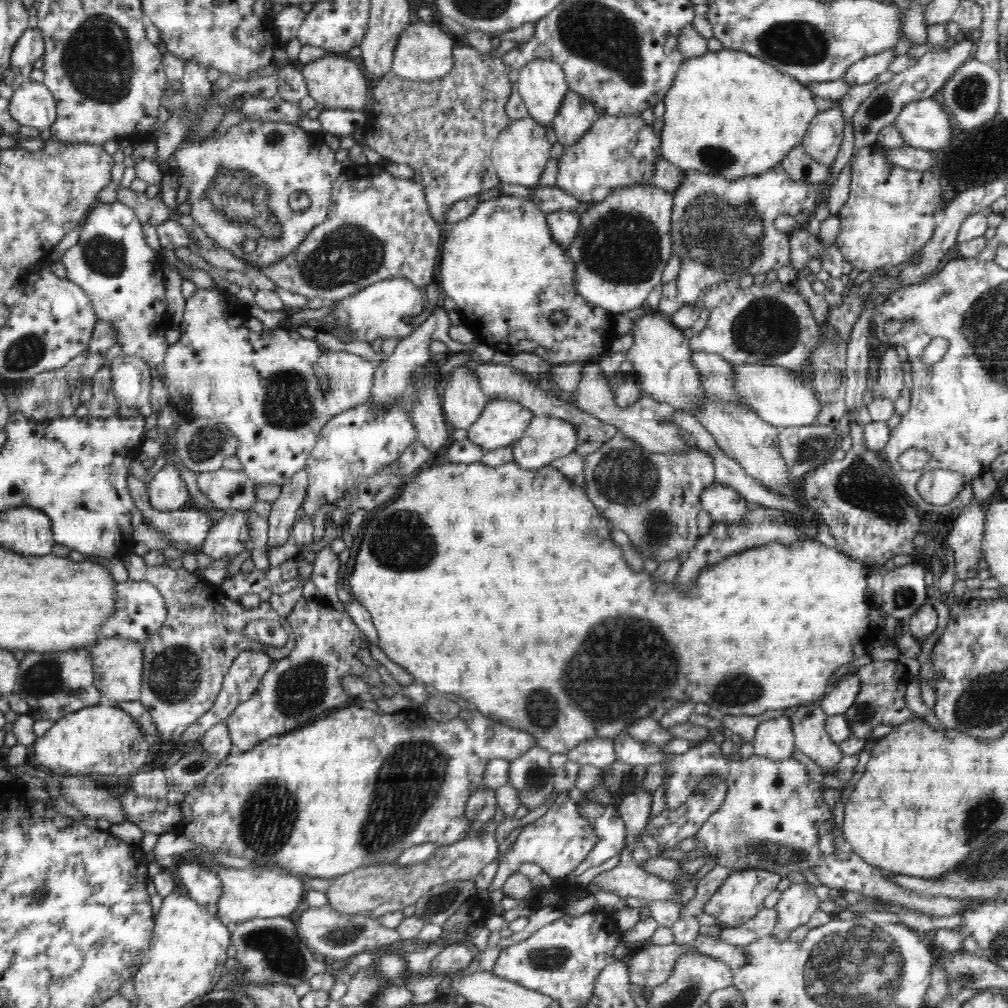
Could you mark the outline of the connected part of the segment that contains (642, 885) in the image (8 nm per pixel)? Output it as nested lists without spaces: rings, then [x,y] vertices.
[[[624,848],[621,852],[620,862],[617,866],[602,872],[592,884],[602,891],[614,893],[619,897],[634,897],[642,902],[672,901],[676,898],[676,886],[658,876],[649,874],[633,860],[633,854]]]

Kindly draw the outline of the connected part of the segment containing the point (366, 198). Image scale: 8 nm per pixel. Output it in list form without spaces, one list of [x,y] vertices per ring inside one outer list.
[[[384,171],[380,172],[380,174],[374,174],[374,176],[368,176],[368,178],[350,178],[350,180],[348,180],[348,176],[344,176],[344,173],[342,173],[333,184],[331,205],[326,220],[323,220],[320,224],[312,228],[306,235],[306,238],[296,247],[296,250],[291,252],[288,256],[265,267],[255,265],[254,267],[258,267],[260,272],[263,272],[274,284],[280,286],[280,288],[285,288],[296,294],[302,294],[302,296],[306,296],[308,299],[322,298],[326,303],[350,296],[352,293],[361,291],[363,288],[375,282],[394,279],[396,277],[411,280],[418,288],[421,288],[430,285],[431,282],[434,281],[436,256],[438,256],[438,252],[441,251],[441,244],[443,243],[445,231],[446,230],[440,229],[438,221],[434,220],[434,217],[430,215],[430,209],[425,199],[424,187],[420,183],[414,182],[412,178],[394,178],[392,174]]]

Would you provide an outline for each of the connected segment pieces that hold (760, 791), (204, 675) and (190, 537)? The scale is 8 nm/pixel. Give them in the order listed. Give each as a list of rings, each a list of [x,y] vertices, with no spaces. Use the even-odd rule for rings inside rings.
[[[618,734],[614,738],[614,749],[616,749],[616,758],[631,766],[639,764],[652,766],[652,764],[665,762],[666,768],[672,768],[672,774],[665,792],[665,809],[668,809],[668,811],[680,809],[680,806],[694,792],[698,782],[710,775],[716,775],[726,783],[727,792],[720,809],[711,814],[698,830],[698,834],[694,836],[694,842],[696,842],[698,850],[704,852],[703,857],[716,859],[716,865],[718,866],[727,866],[732,870],[734,868],[760,868],[760,870],[776,873],[781,878],[787,878],[790,874],[803,875],[808,870],[814,870],[820,885],[826,886],[828,889],[838,890],[839,892],[856,892],[880,902],[899,904],[902,907],[908,907],[934,916],[961,914],[964,909],[977,907],[980,903],[983,903],[983,900],[977,900],[977,898],[974,898],[974,900],[971,900],[971,898],[946,898],[922,895],[912,892],[912,890],[905,890],[896,884],[890,874],[885,874],[878,867],[868,864],[857,854],[851,855],[851,853],[841,852],[838,848],[846,840],[844,840],[844,832],[837,827],[836,822],[832,822],[832,820],[834,821],[834,810],[830,809],[822,798],[820,785],[810,778],[806,766],[793,757],[774,761],[754,753],[745,760],[740,759],[738,754],[732,754],[726,758],[722,755],[722,750],[718,743],[711,739],[702,741],[700,744],[691,745],[688,751],[683,754],[666,753],[664,752],[664,746],[645,743],[626,734]],[[824,822],[829,822],[829,827],[832,825],[832,828],[828,828],[828,830],[833,831],[835,838],[835,852],[829,856],[822,856],[822,852],[820,852],[821,837],[818,836],[818,832],[820,832],[820,826]]]
[[[134,551],[128,553],[128,556],[125,556],[122,561],[128,567],[130,581],[146,580],[146,582],[153,584],[160,591],[166,603],[168,615],[164,624],[162,624],[162,628],[160,628],[160,632],[156,632],[154,636],[150,636],[148,640],[143,642],[144,668],[139,701],[150,713],[157,732],[167,738],[175,740],[179,738],[190,724],[195,723],[200,716],[206,714],[214,706],[223,678],[240,652],[244,652],[244,650],[266,652],[271,653],[272,660],[280,660],[290,655],[295,647],[297,636],[292,632],[292,627],[286,618],[281,618],[280,614],[272,609],[268,601],[261,601],[255,609],[246,609],[240,602],[228,599],[228,595],[224,593],[220,586],[207,581],[202,576],[188,573],[188,570],[184,567],[171,568],[166,564],[149,566],[146,565],[143,556]],[[266,619],[277,620],[288,633],[288,640],[282,648],[272,650],[270,646],[257,640],[250,640],[248,636],[243,634],[243,628],[250,621]]]
[[[128,474],[127,485],[131,494],[131,497],[136,503],[136,507],[140,509],[140,514],[142,516],[142,522],[144,524],[150,524],[155,526],[157,531],[161,532],[167,540],[170,540],[177,546],[177,548],[184,549],[184,554],[192,553],[187,552],[187,550],[201,550],[203,542],[205,541],[207,532],[210,530],[210,527],[214,524],[217,515],[212,514],[206,510],[199,509],[196,506],[186,506],[182,509],[176,509],[169,512],[162,512],[156,510],[151,504],[149,499],[149,494],[147,491],[147,483],[140,481],[140,478],[136,478],[134,474]],[[188,548],[188,549],[186,549]]]

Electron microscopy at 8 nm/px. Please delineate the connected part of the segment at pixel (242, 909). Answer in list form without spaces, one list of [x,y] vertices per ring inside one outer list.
[[[247,866],[241,869],[234,867],[223,869],[216,873],[223,883],[224,893],[218,898],[218,918],[226,924],[233,925],[237,922],[251,918],[274,918],[288,916],[298,908],[300,900],[306,895],[306,886],[298,875],[277,873],[269,869]]]

